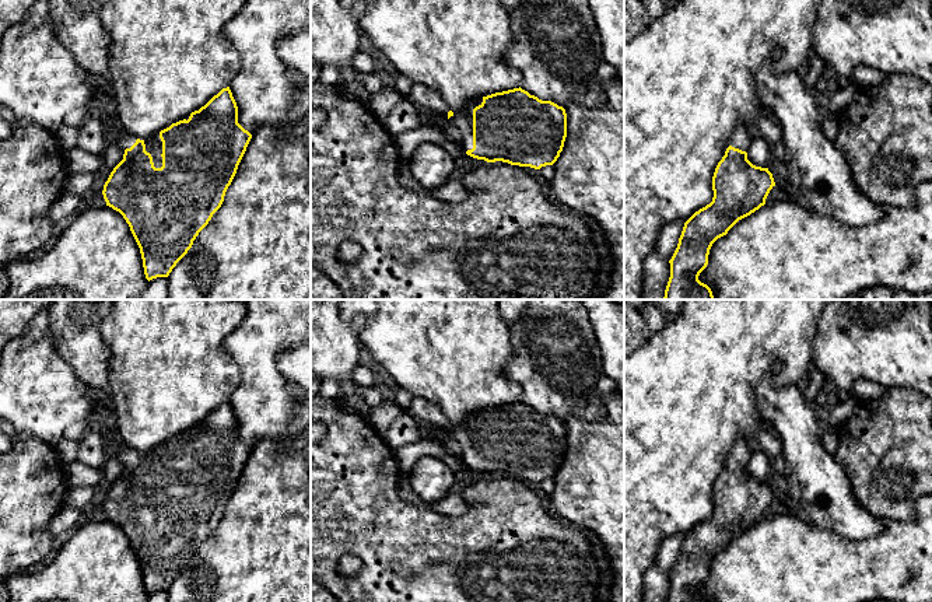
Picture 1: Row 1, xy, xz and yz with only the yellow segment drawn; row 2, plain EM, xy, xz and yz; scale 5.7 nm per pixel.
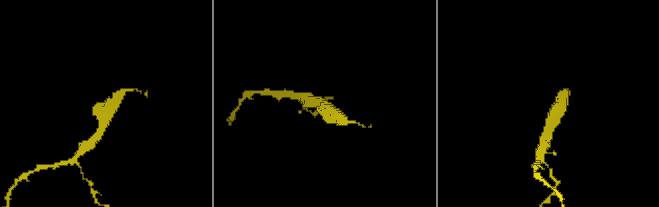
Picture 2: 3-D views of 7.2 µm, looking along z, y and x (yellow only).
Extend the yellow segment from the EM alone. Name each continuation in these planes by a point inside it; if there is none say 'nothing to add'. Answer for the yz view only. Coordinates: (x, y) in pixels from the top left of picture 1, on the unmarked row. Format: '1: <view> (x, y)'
1: yz (740, 452)

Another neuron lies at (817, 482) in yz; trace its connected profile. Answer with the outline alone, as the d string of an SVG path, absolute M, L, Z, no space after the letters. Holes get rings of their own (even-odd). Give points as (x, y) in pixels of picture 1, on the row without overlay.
M779 363L763 377L756 388L757 407L767 424L778 434L786 461L786 480L791 498L810 517L812 524L833 531L847 539L862 540L883 529L883 519L863 508L856 490L842 465L830 455L820 438L823 426L817 423L803 392L796 385L775 386L774 375Z

